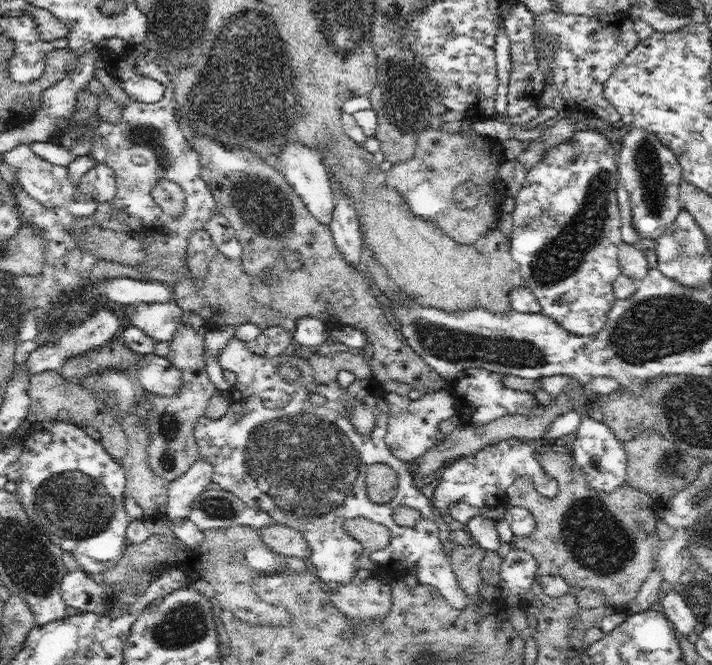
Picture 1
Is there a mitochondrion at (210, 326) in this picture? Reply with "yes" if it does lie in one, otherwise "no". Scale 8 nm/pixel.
no

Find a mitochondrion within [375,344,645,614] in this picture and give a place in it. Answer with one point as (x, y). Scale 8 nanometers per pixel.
(595, 537)

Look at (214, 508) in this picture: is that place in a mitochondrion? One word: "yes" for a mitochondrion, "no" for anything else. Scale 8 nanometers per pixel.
yes

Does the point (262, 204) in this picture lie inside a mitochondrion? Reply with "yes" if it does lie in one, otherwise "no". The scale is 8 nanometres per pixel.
yes

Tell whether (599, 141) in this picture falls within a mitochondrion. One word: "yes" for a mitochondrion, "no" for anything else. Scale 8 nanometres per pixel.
no

